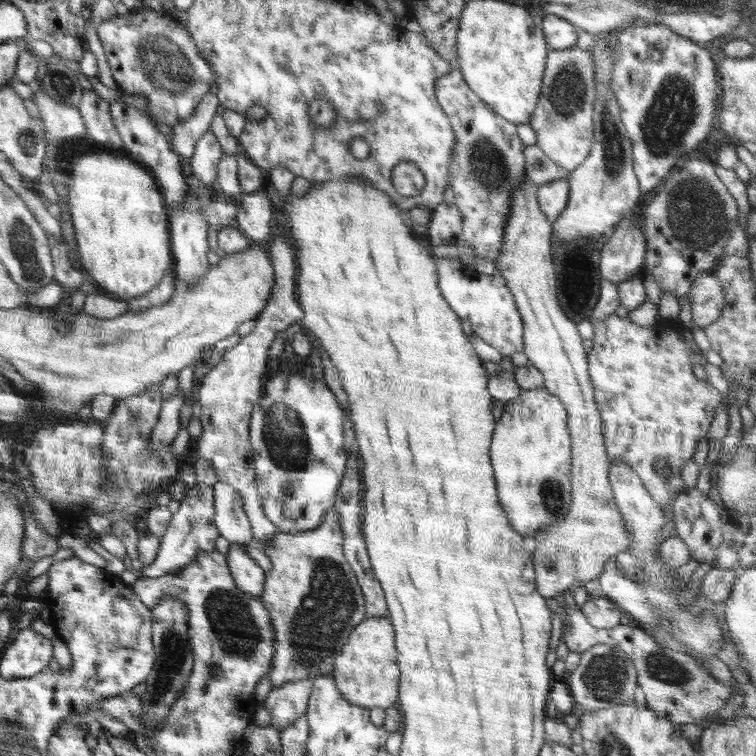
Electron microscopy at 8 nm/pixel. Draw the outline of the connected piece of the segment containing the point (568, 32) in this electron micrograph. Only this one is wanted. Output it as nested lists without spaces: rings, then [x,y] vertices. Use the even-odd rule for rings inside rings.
[[[547,14],[543,16],[540,26],[548,51],[564,50],[576,45],[578,28],[565,18]]]

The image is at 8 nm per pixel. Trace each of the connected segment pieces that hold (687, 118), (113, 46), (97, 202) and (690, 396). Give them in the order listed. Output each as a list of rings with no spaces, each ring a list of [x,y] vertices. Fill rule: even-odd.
[[[650,24],[630,27],[612,34],[614,66],[610,89],[618,99],[620,118],[631,140],[633,170],[640,184],[640,192],[646,194],[662,184],[681,160],[708,138],[717,124],[722,88],[718,82],[717,65],[710,52],[706,52],[706,48],[700,47],[694,40],[672,33],[666,26]]]
[[[144,6],[140,9],[131,9],[126,15],[117,15],[104,20],[97,27],[97,33],[118,88],[125,94],[144,96],[148,100],[148,116],[156,124],[172,127],[190,118],[196,112],[202,97],[209,92],[214,83],[212,70],[198,53],[194,39],[172,16],[172,12],[162,15]]]
[[[102,149],[82,154],[73,166],[68,206],[78,241],[78,252],[82,257],[83,272],[93,290],[101,289],[103,294],[113,299],[129,302],[156,287],[164,272],[172,265],[173,256],[164,197],[148,168],[132,160],[126,153]]]
[[[610,316],[600,322],[590,322],[594,326],[594,338],[593,348],[587,353],[588,371],[594,387],[594,400],[602,419],[602,436],[608,462],[624,461],[634,469],[654,502],[658,502],[664,510],[675,501],[680,490],[685,488],[680,472],[688,462],[693,461],[698,440],[708,437],[716,407],[724,395],[708,381],[698,380],[694,375],[694,363],[704,365],[706,358],[700,348],[697,348],[699,352],[696,352],[683,340],[684,334],[689,332],[680,323],[676,324],[674,330],[658,332],[655,327],[634,324],[628,317]],[[658,457],[664,457],[670,463],[670,478],[658,476],[654,468],[654,461],[658,461]]]

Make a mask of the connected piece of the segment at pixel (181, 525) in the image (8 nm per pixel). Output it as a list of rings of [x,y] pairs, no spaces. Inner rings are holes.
[[[197,482],[185,491],[185,497],[180,501],[178,512],[172,515],[164,535],[159,537],[160,546],[150,565],[144,565],[137,575],[141,582],[150,578],[158,578],[166,575],[166,572],[181,570],[190,561],[196,559],[202,553],[215,552],[218,529],[214,524],[215,507],[213,504],[213,486]]]

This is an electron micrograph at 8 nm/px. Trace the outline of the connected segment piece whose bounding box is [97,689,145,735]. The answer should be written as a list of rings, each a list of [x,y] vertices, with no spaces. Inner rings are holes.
[[[132,689],[112,697],[106,697],[97,704],[104,714],[116,718],[130,729],[132,735],[144,734],[141,717],[139,716],[140,698]]]

